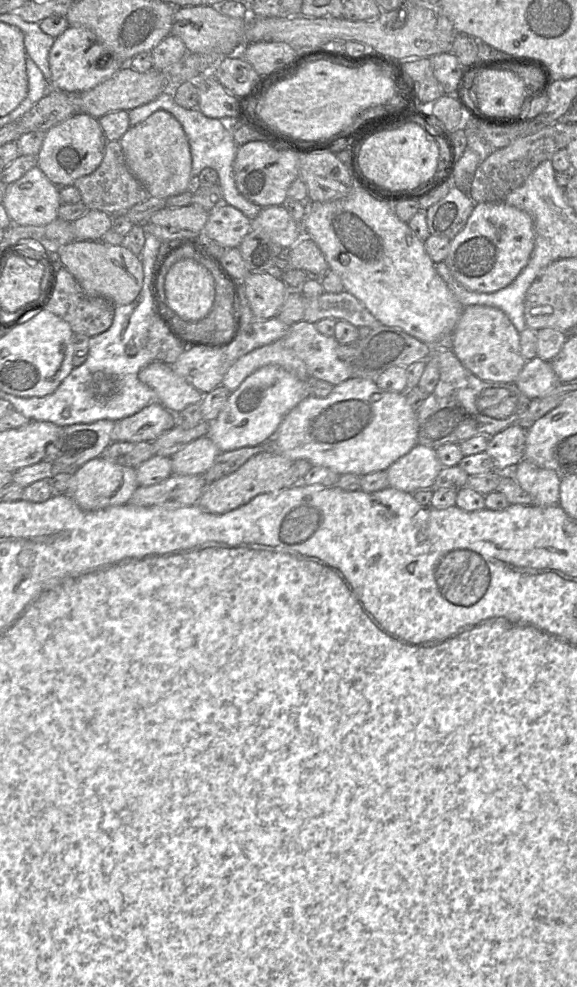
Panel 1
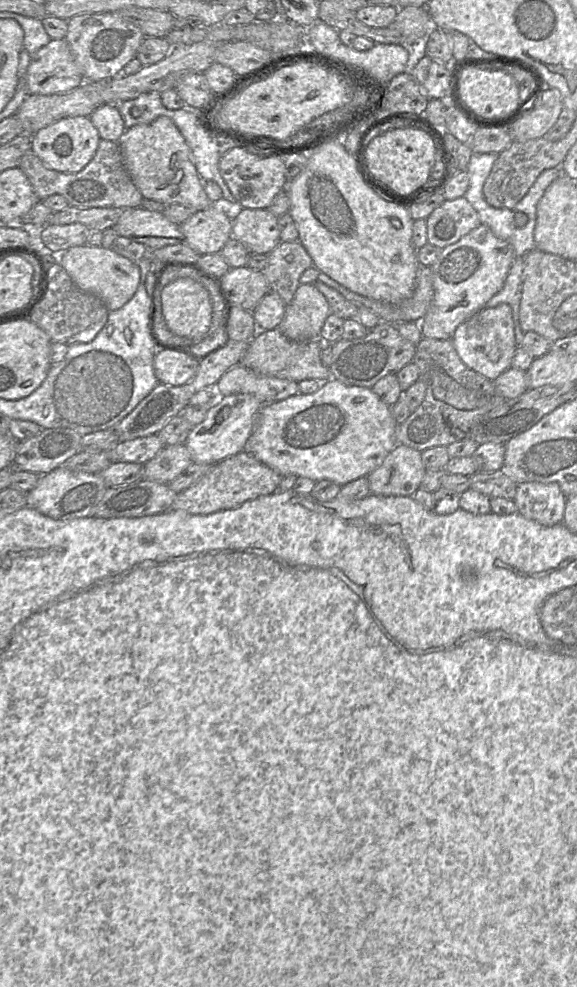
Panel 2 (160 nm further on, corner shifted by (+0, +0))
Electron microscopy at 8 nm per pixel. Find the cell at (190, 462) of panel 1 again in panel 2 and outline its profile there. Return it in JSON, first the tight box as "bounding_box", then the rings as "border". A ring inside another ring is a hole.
{"bounding_box":[144,444,192,484],"border":[[[185,444],[164,446],[155,457],[144,464],[144,478],[169,484],[192,463]]]}

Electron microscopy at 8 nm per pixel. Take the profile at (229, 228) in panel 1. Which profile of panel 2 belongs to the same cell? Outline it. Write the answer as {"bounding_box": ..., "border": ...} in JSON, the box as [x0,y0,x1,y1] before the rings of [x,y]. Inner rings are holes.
{"bounding_box":[179,204,232,255],"border":[[[213,204],[179,225],[185,243],[199,255],[219,253],[232,237],[232,220]]]}

